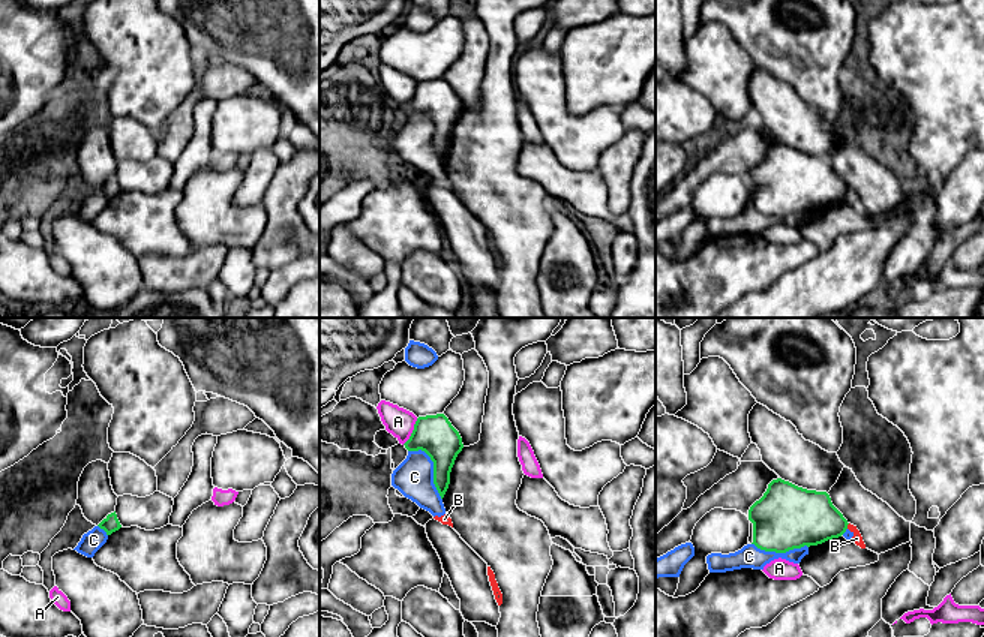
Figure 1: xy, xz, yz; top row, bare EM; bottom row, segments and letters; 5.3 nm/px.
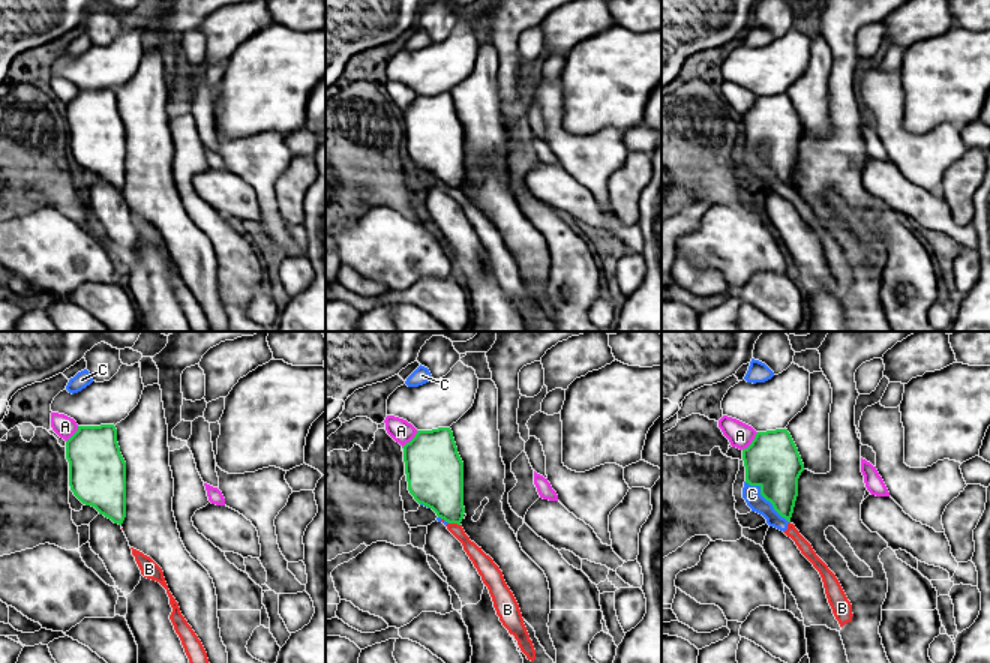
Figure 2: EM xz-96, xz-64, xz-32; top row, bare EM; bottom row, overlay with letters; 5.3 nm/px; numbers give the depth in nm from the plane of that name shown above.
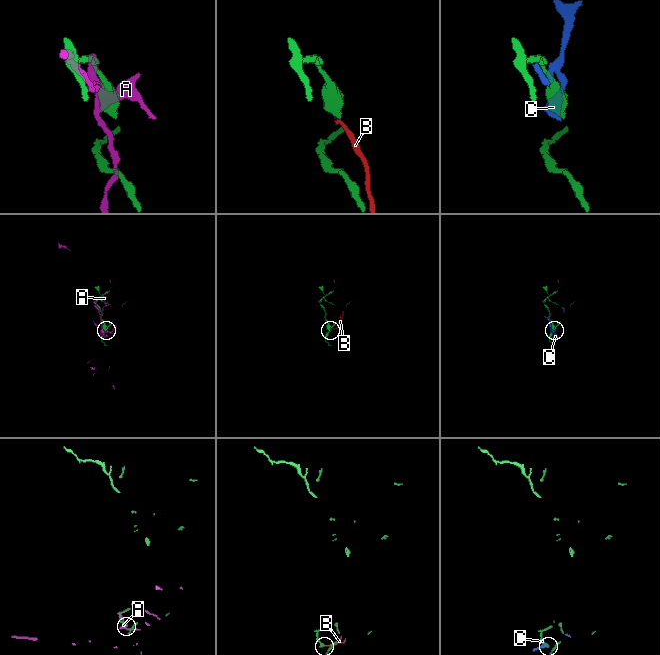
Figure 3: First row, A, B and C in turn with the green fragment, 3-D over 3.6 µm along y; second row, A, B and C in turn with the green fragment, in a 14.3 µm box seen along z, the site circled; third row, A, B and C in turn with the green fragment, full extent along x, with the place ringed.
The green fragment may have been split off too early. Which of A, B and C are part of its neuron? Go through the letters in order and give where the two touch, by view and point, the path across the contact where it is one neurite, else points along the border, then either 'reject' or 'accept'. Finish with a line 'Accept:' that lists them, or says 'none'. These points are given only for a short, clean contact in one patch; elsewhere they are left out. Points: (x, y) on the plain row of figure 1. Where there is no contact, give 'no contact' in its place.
A: contact xz (413, 96); reject
B: contact yz (846, 191); border yz (849, 188), (846, 192); reject
C: contact xz (434, 132); reject
Accept: none

